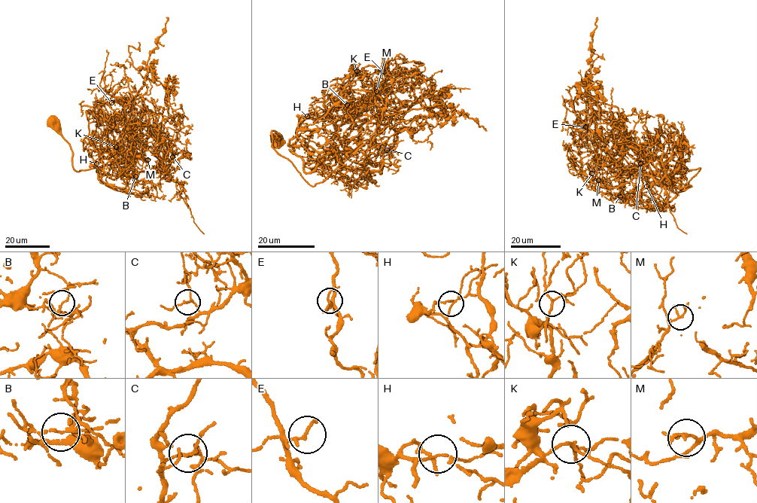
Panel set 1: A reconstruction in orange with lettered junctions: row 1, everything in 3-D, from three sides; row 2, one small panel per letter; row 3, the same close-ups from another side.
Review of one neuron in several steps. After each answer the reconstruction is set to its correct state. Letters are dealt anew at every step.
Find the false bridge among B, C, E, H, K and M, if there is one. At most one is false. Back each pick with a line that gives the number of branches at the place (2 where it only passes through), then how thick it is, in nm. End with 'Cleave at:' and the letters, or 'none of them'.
B: 3 | 110 nm
Cleave at: B

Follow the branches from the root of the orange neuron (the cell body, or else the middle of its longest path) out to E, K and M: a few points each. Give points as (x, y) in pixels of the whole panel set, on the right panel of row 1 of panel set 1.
E: (679, 141), (676, 193), (700, 168), (662, 165), (620, 141), (604, 158), (588, 147), (585, 126)
K: (679, 141), (673, 190), (685, 190), (700, 168), (662, 165), (623, 142), (609, 158), (594, 156), (591, 173)
M: (679, 141), (673, 190), (685, 190), (700, 168), (658, 163), (652, 173), (639, 164), (598, 180)

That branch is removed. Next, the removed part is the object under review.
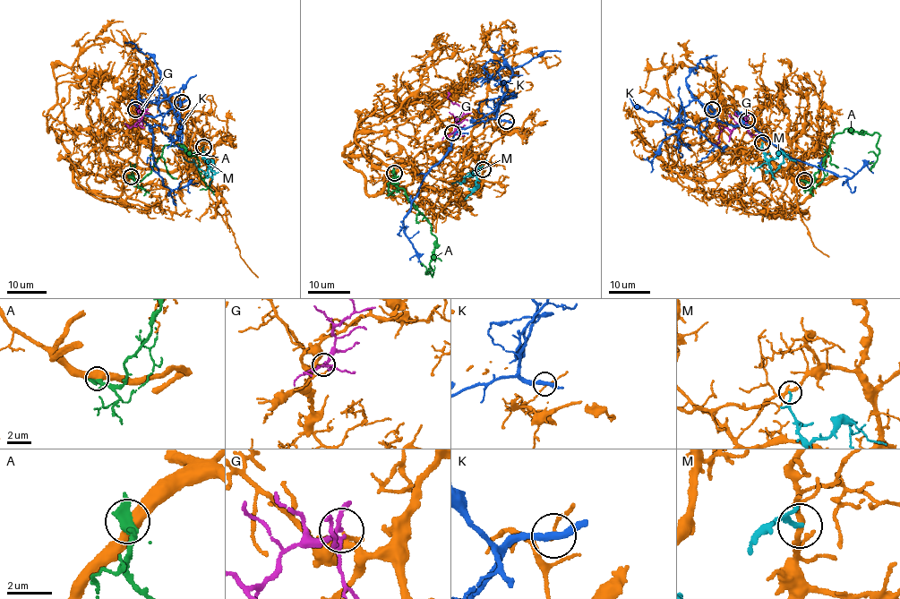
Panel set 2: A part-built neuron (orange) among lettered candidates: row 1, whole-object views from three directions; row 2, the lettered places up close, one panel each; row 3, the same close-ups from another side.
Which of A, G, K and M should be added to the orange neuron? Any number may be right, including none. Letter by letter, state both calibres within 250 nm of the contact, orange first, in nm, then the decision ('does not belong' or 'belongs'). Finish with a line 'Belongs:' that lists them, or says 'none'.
A: 550/400 nm | does not belong
G: 200/160 nm | does not belong
K: 110/320 nm | does not belong
M: 200/200 nm | does not belong
Belongs: none

